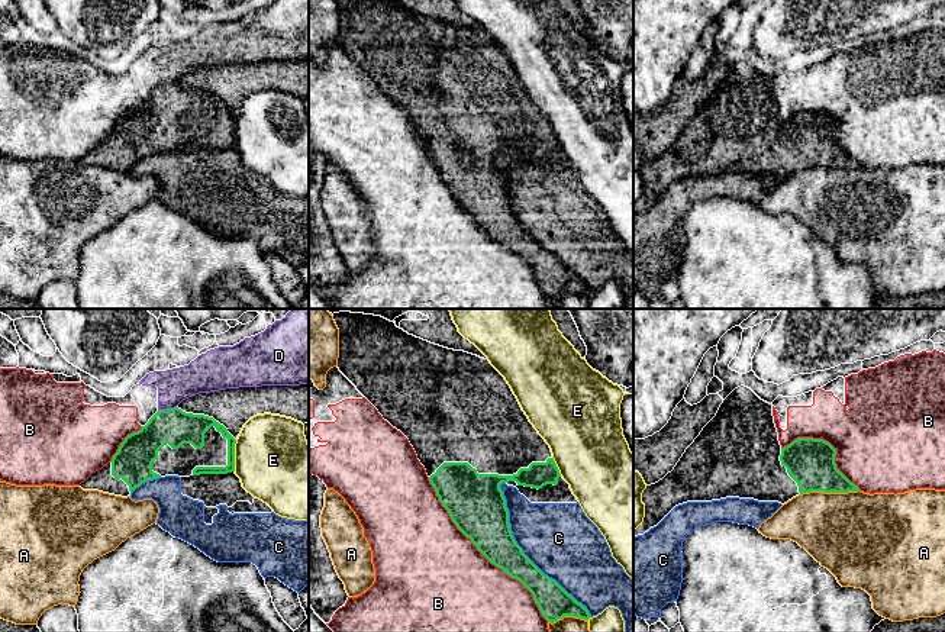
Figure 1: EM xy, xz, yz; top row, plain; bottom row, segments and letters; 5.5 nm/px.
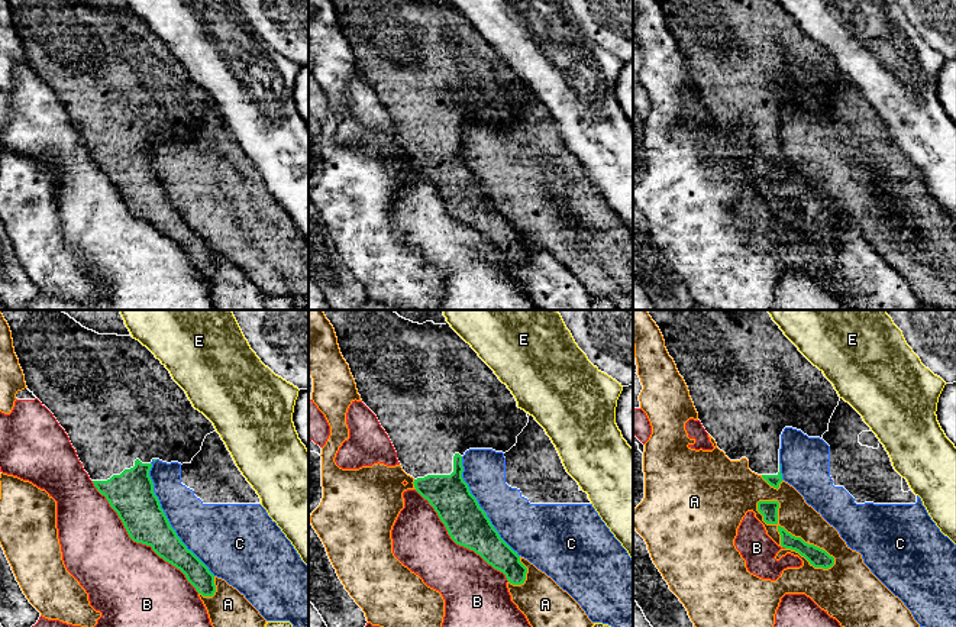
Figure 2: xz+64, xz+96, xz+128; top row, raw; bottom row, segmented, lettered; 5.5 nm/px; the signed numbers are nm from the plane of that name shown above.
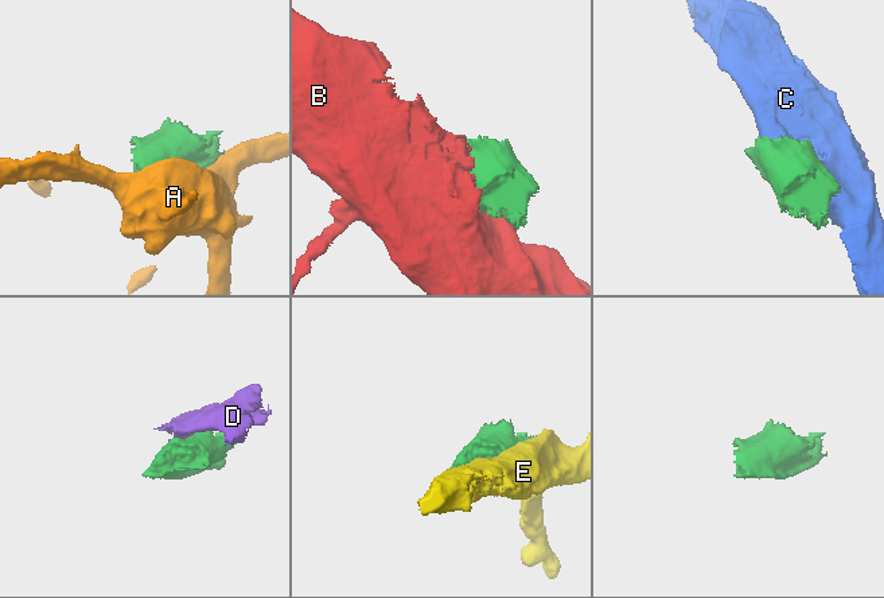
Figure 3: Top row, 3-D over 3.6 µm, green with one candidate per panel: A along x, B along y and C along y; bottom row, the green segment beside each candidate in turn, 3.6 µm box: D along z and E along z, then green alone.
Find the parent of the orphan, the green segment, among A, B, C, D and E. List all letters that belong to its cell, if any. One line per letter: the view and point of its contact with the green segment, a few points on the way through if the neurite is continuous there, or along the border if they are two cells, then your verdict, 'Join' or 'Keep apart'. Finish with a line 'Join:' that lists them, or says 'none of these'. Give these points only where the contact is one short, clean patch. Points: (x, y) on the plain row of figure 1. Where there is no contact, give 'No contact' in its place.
A: Touches green at yz (829, 167). Keep apart
B: Touches green at xz (483, 229). Keep apart
C: Touches green at xz (522, 228). Keep apart
D: Touches green at xy (167, 84). Keep apart
E: Touches green at xy (234, 131). Keep apart
Join: none of these

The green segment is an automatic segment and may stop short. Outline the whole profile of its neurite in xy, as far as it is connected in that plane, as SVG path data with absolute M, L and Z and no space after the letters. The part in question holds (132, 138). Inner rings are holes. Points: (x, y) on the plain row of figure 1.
M178 83L158 86L145 101L125 113L107 141L80 162L128 172L142 158L165 151L228 149L235 146L235 119L236 115L213 93Z

